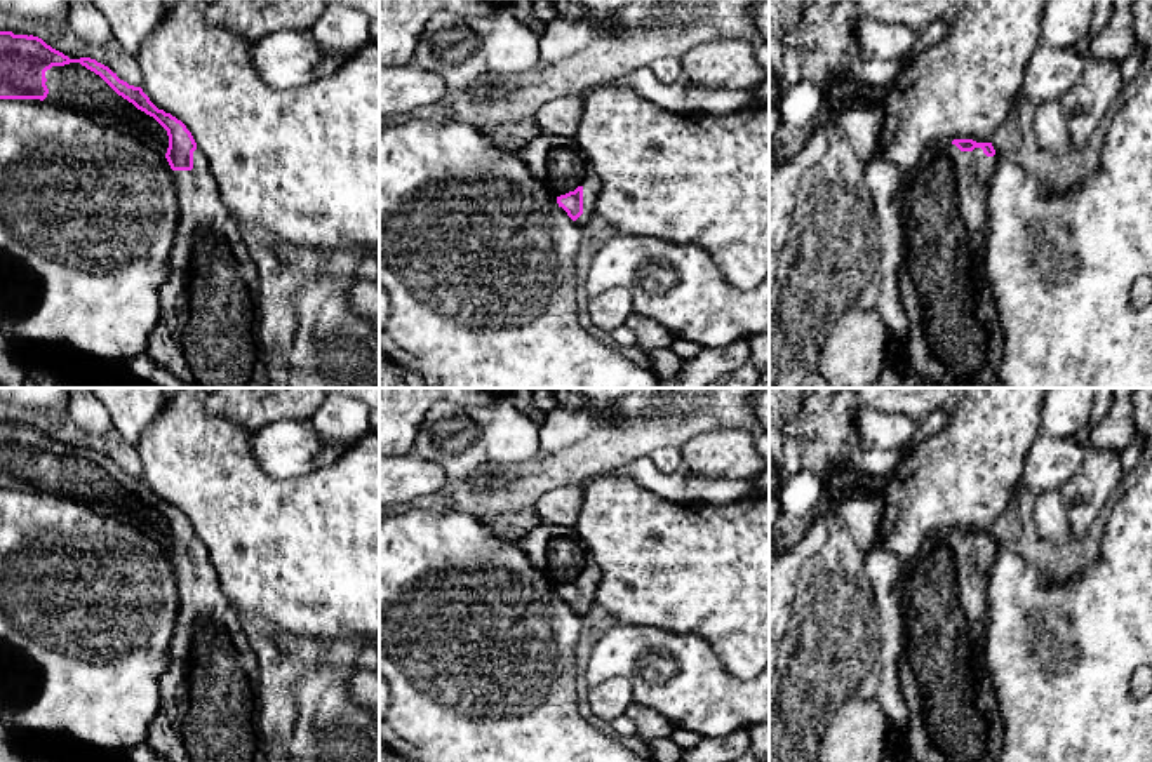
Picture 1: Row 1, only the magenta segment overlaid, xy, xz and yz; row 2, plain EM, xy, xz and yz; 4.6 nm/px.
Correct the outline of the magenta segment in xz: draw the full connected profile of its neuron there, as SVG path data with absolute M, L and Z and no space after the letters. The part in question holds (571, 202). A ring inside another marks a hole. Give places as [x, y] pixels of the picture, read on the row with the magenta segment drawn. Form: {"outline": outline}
{"outline": "M539 134L520 150L531 174L557 198L567 216L586 226L595 214L599 176L574 137Z"}

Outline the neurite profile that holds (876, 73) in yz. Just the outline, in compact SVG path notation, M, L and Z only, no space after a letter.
M858 57L851 64L851 73L863 85L887 89L896 78L900 66L894 61L868 61Z

